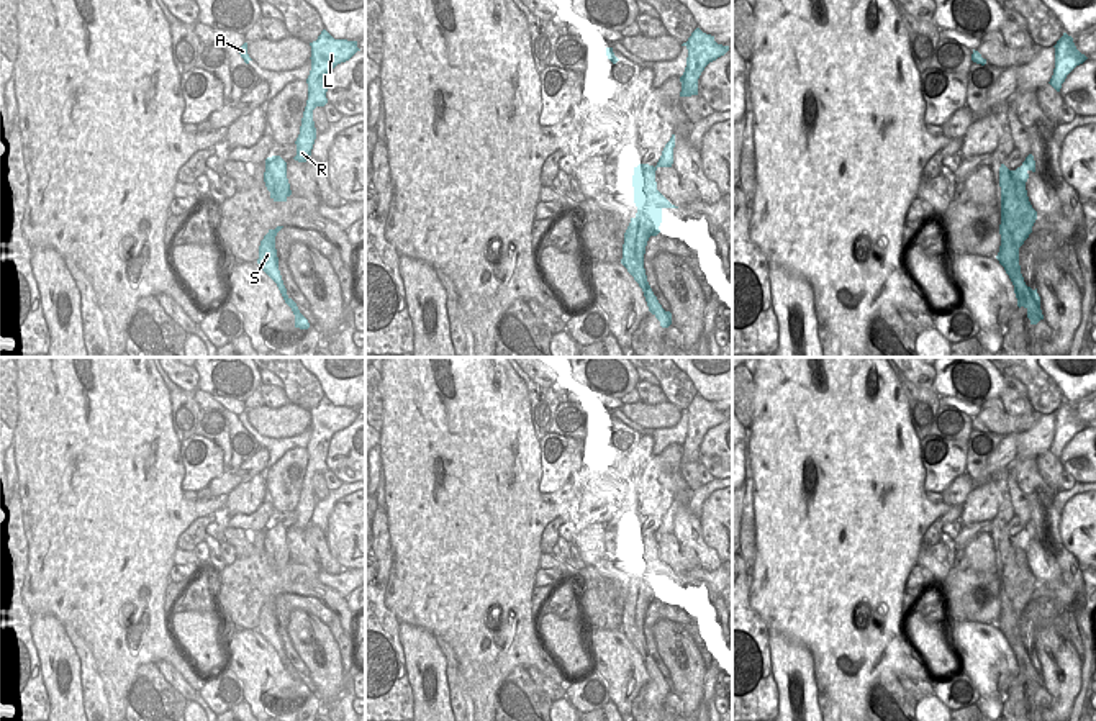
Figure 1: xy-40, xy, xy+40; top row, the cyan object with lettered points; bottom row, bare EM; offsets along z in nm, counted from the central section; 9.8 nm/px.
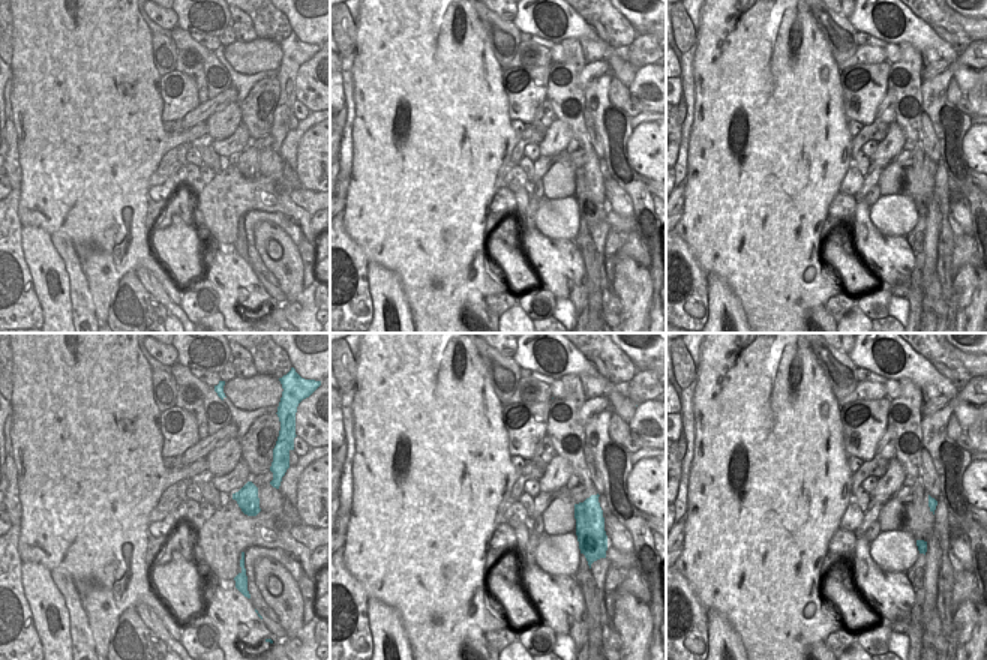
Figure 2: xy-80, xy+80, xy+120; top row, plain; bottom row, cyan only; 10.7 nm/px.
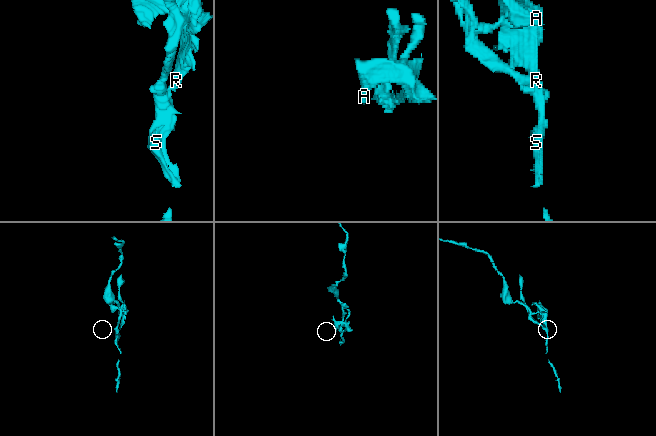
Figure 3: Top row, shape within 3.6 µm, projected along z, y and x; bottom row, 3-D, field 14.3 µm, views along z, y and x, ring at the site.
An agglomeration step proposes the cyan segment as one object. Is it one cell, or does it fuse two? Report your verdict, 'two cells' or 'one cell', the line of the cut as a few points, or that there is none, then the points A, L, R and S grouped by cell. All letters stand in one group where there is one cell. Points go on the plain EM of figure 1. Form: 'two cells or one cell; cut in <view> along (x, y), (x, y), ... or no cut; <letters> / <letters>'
two cells; cut in xy+40 along (1009, 538), (1014, 546), (1024, 551); A L R / S

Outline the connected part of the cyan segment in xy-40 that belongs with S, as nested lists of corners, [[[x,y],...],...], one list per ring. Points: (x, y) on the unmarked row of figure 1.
[[[277,593],[275,596],[269,596],[259,613],[259,626],[257,631],[262,637],[277,651],[285,670],[292,675],[295,682],[295,695],[308,696],[308,687],[300,680],[297,670],[287,662],[287,655],[283,652],[280,637],[279,637],[279,624],[275,616],[275,603],[283,593]]]

